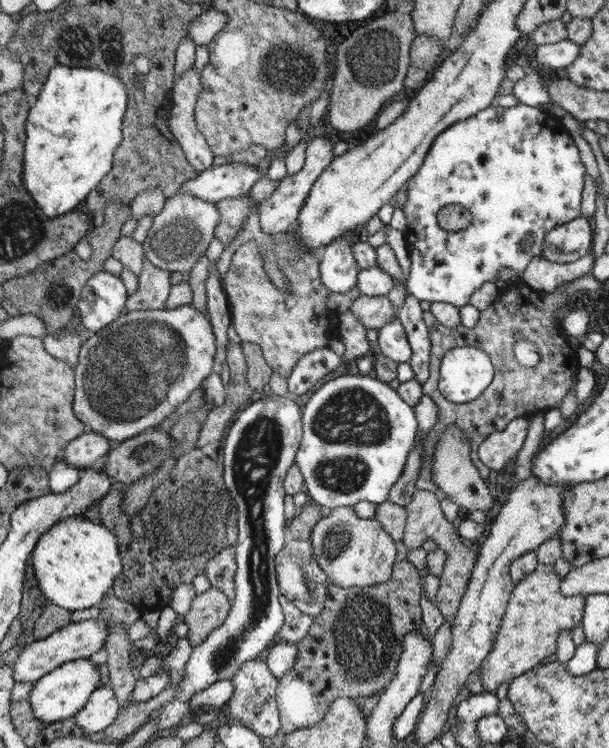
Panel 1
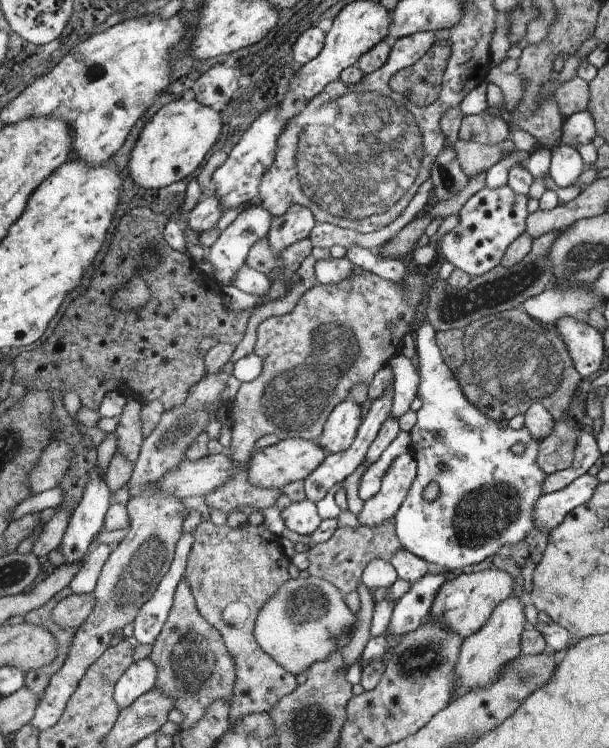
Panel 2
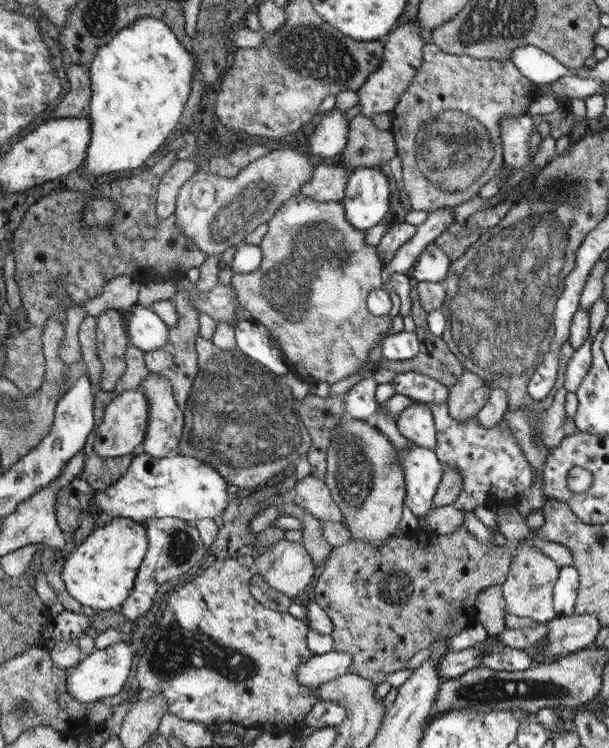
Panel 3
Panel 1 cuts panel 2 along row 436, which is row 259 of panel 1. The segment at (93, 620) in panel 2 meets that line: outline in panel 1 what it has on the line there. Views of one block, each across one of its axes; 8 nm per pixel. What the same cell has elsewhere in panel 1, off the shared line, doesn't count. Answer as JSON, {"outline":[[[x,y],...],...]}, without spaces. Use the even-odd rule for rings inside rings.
{"outline":[[[177,192],[167,198],[163,210],[153,216],[153,224],[143,240],[143,258],[167,272],[189,272],[201,254],[209,248],[215,238],[215,228],[219,224],[219,206],[191,198],[187,192]]]}

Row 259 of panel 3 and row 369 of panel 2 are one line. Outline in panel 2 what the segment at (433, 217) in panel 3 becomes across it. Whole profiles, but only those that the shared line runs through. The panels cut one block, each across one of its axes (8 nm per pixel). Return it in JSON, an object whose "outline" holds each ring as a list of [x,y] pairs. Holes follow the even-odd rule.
{"outline":[[[405,356],[391,358],[389,366],[393,370],[391,416],[399,420],[399,416],[409,410],[411,400],[417,398],[421,376],[419,376],[419,368],[415,366],[415,360],[407,360]]]}

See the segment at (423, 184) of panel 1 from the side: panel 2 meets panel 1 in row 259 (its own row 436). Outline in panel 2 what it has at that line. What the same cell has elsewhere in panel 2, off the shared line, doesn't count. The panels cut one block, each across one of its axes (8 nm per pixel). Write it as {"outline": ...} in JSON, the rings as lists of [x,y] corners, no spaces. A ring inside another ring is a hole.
{"outline":[[[423,322],[415,332],[415,366],[419,368],[421,376],[417,398],[421,400],[421,408],[417,410],[417,422],[409,432],[409,454],[417,462],[417,476],[393,516],[393,526],[405,552],[415,554],[427,564],[439,564],[441,568],[445,568],[445,572],[449,572],[479,564],[485,558],[495,556],[501,546],[515,546],[523,542],[535,530],[535,510],[539,498],[545,494],[543,484],[547,472],[539,466],[537,460],[541,442],[535,440],[525,426],[517,430],[499,426],[497,420],[489,418],[469,402],[457,378],[443,362],[433,336],[435,328],[429,322]],[[515,442],[525,444],[525,452],[521,456],[513,456],[509,452]]]}

